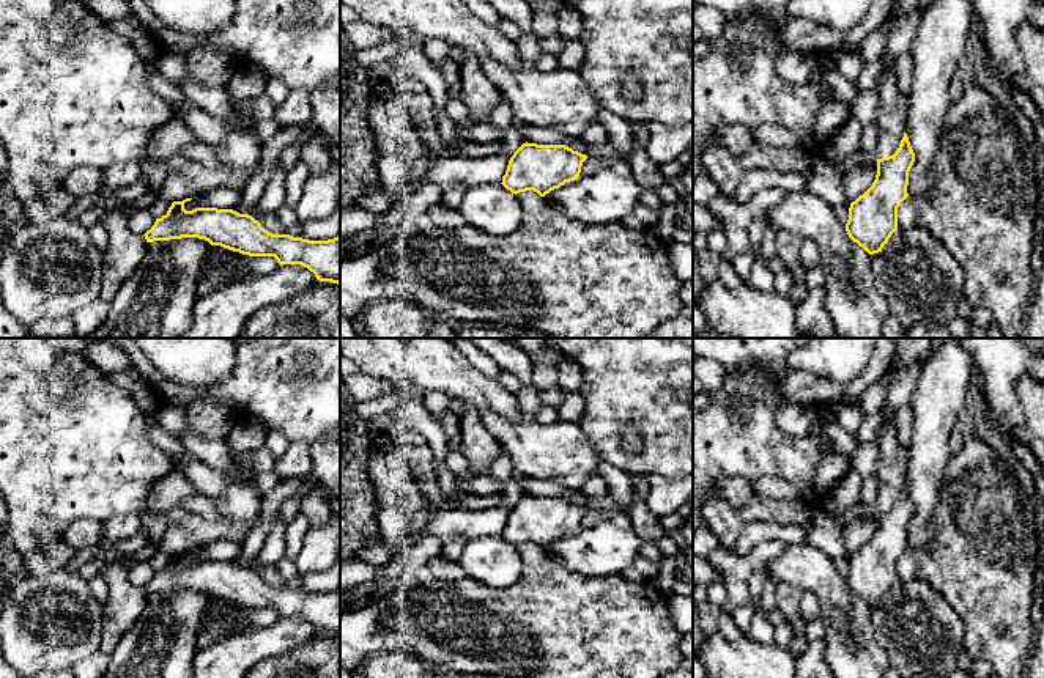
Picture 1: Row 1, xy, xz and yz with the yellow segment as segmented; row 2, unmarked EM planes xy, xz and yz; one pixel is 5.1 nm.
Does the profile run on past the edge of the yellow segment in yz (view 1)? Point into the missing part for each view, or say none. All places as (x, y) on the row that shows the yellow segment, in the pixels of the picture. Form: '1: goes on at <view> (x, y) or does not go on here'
1: does not go on here

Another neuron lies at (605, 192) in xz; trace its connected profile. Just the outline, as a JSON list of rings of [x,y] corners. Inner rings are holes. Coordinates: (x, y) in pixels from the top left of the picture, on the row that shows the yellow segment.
[[[602,156],[587,157],[575,181],[543,198],[559,206],[570,219],[586,225],[609,225],[620,222],[639,205],[641,190],[628,160]]]

